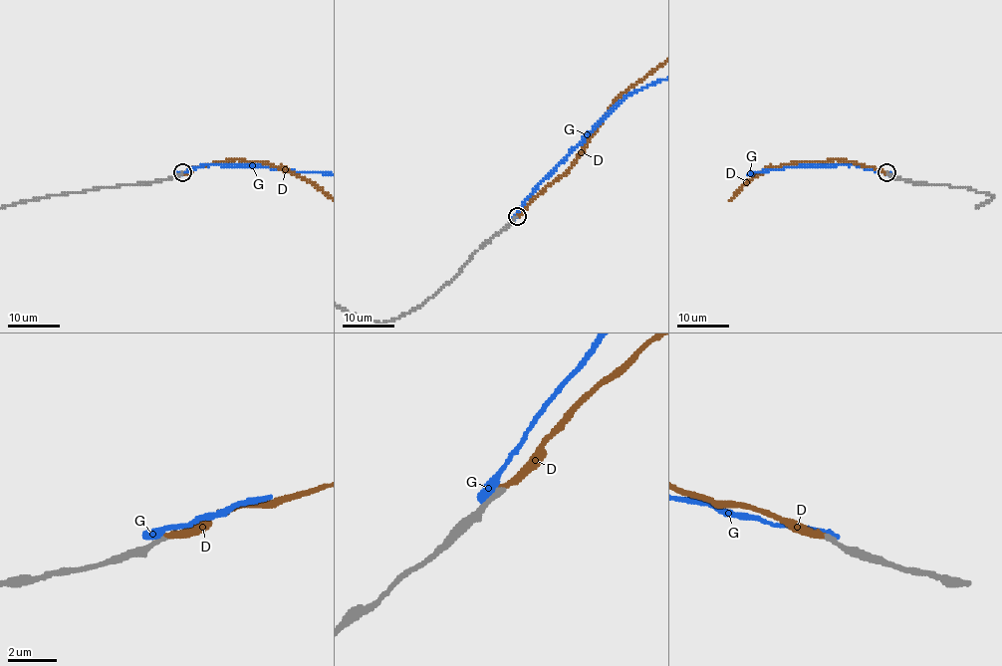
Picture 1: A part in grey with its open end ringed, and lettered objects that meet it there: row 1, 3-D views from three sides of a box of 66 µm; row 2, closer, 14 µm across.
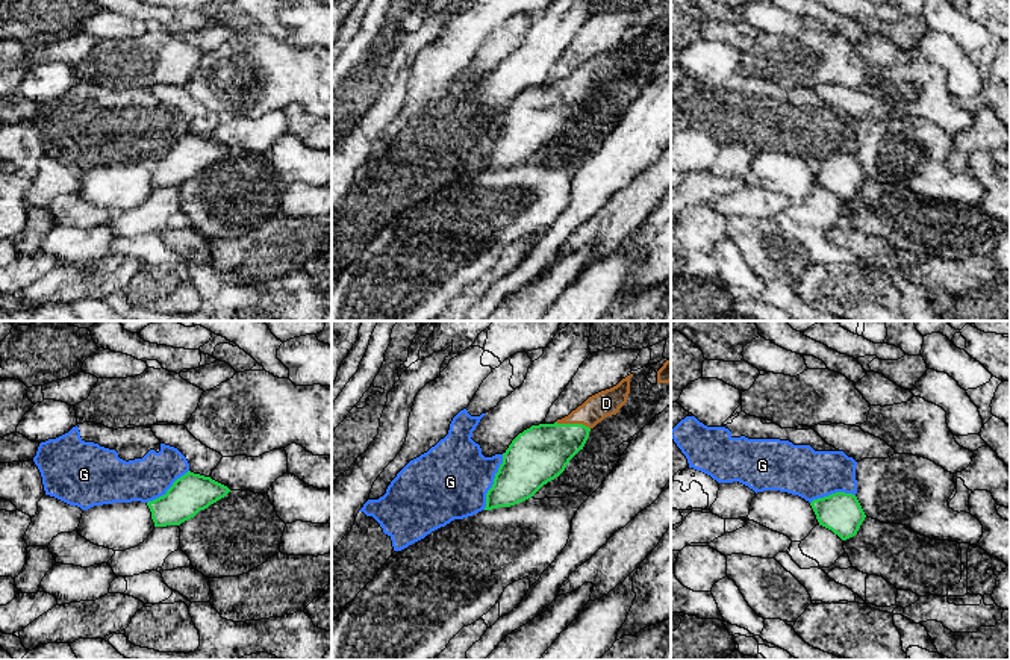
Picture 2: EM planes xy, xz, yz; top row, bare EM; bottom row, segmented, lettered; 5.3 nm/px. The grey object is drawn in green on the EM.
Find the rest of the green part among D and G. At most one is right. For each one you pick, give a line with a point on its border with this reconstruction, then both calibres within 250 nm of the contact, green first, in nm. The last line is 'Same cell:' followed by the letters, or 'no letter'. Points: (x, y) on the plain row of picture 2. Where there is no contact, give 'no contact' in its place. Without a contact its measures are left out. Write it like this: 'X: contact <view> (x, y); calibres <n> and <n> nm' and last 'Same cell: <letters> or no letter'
D: contact xz (573, 85); calibres 300 and 140 nm
Same cell: D

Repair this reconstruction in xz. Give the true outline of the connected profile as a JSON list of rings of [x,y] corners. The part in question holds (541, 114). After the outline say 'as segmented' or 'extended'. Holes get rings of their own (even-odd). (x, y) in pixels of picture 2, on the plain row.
[[[633,35],[589,58],[554,85],[531,86],[519,94],[503,115],[503,124],[486,154],[485,171],[522,163],[559,138],[583,111],[589,92],[604,79],[616,76],[627,64],[631,38]]]; extended

